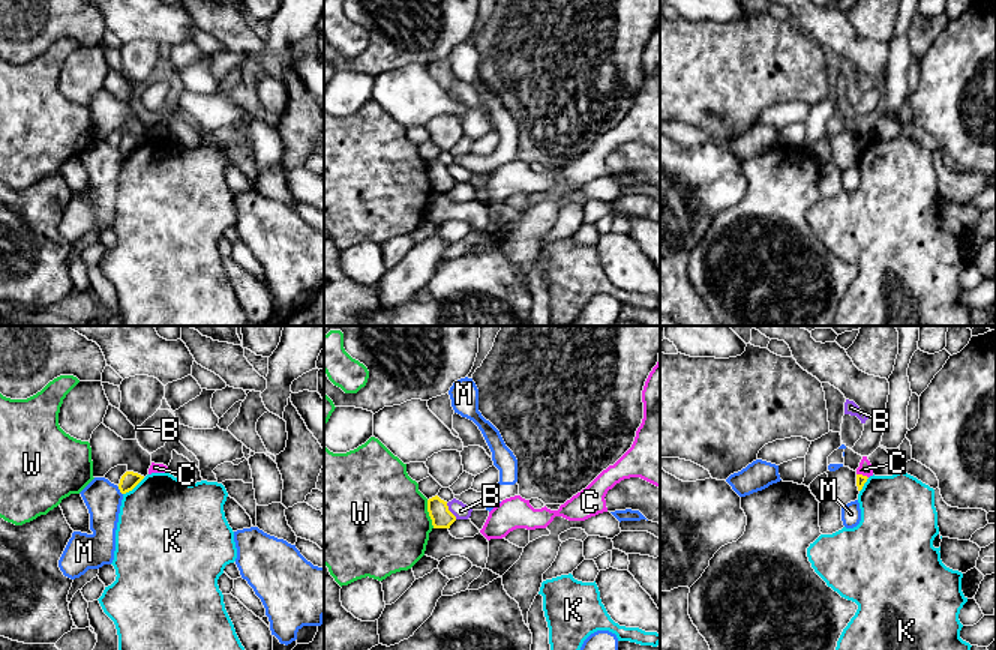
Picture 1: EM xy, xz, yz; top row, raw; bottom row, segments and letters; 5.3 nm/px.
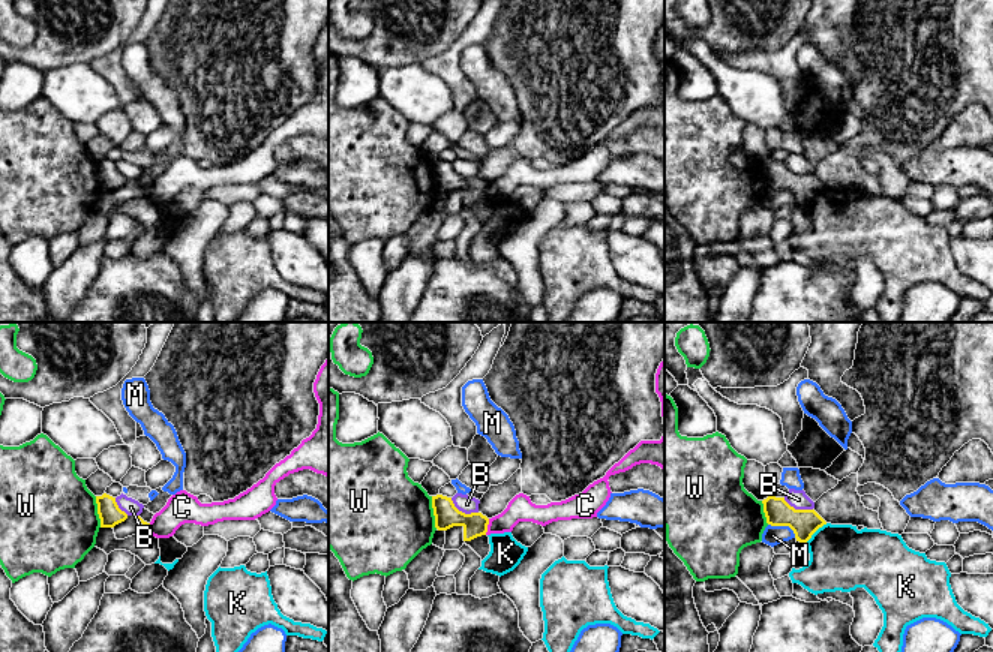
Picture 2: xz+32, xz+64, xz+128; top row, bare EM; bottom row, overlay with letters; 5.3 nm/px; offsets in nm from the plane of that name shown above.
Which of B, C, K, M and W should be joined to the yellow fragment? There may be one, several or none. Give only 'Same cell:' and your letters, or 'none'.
Same cell: none

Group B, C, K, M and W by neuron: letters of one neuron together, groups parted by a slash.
B / C / K / M / W

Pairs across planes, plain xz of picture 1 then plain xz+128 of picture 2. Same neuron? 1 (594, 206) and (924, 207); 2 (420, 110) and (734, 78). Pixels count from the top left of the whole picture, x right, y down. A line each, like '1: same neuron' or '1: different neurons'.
1: different neurons
2: same neuron

